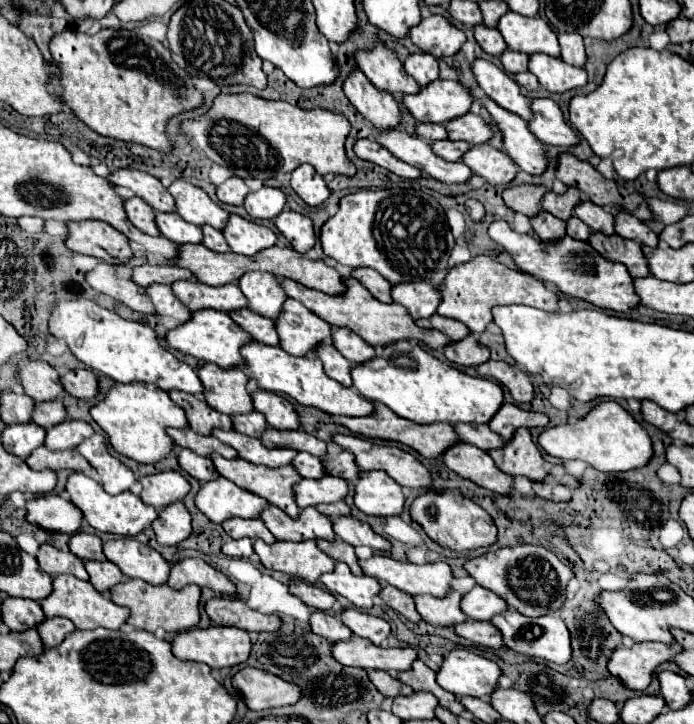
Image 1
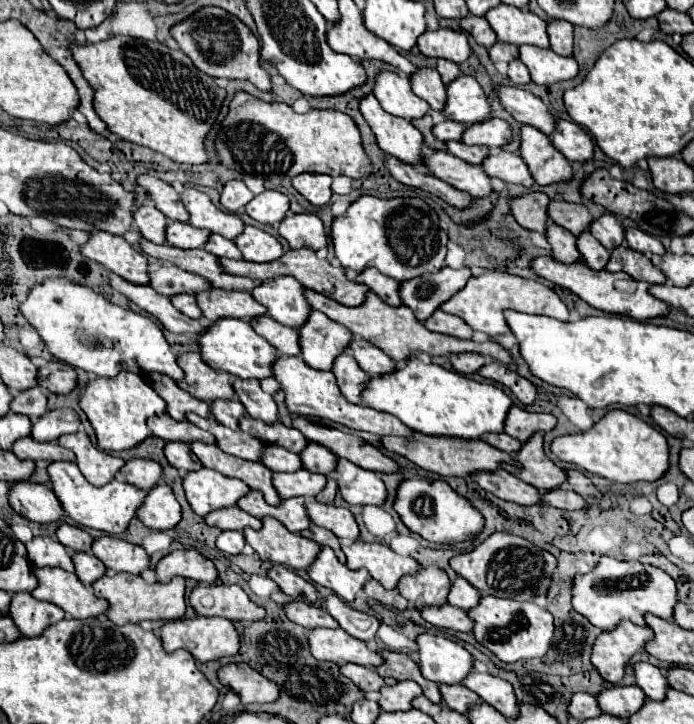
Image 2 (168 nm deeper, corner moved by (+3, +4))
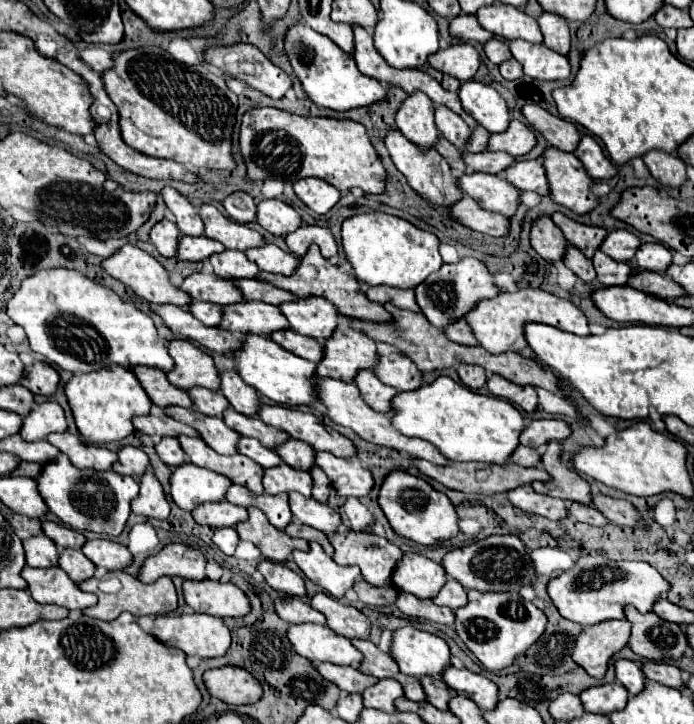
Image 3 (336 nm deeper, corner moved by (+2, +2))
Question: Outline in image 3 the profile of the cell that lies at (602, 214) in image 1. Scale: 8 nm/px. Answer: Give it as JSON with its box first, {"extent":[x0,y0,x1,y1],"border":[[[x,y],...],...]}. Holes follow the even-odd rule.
{"extent":[601,230,639,262],"border":[[[613,230],[607,234],[607,238],[601,244],[601,250],[609,254],[617,262],[633,260],[635,250],[639,248],[639,238],[629,230]]]}

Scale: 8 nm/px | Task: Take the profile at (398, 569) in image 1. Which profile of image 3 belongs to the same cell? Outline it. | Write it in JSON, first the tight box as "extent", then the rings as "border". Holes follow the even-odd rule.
{"extent":[329,532,403,586],"border":[[[337,532],[329,536],[335,548],[333,560],[343,566],[359,566],[363,578],[373,586],[385,586],[403,552],[387,538],[367,532]]]}

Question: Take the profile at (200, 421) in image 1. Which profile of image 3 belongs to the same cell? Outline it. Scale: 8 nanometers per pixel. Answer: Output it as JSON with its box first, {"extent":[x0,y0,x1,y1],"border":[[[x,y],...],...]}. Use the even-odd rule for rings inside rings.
{"extent":[133,366,193,408],"border":[[[137,366],[133,368],[133,374],[139,378],[141,386],[145,386],[145,392],[151,398],[151,402],[157,404],[159,408],[169,408],[169,406],[191,408],[193,406],[193,400],[189,398],[189,394],[185,390],[175,388],[167,380],[167,374],[163,370]]]}

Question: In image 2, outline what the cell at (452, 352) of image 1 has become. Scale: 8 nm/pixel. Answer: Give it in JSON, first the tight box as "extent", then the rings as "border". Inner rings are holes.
{"extent":[450,354,486,374],"border":[[[452,354],[450,362],[460,374],[474,374],[486,364],[486,358],[480,354]]]}

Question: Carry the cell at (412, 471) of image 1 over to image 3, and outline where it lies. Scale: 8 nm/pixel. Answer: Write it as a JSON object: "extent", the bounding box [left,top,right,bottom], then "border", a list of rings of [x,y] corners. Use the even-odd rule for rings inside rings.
{"extent":[259,404,357,458],"border":[[[275,404],[275,406],[261,406],[259,418],[269,426],[281,428],[291,438],[297,438],[297,440],[303,440],[303,442],[311,444],[317,452],[325,450],[325,452],[331,452],[339,458],[357,456],[357,448],[349,438],[341,436],[331,426],[325,426],[313,414],[283,408],[283,406]]]}

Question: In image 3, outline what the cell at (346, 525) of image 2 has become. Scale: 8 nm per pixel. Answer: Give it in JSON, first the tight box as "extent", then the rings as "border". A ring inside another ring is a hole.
{"extent":[289,494,341,536],"border":[[[289,494],[289,502],[291,502],[291,510],[293,516],[297,520],[301,520],[307,526],[313,526],[321,532],[325,532],[327,536],[333,536],[337,532],[337,528],[341,526],[341,516],[337,510],[333,510],[327,504],[317,502],[315,498],[305,498],[303,494]]]}

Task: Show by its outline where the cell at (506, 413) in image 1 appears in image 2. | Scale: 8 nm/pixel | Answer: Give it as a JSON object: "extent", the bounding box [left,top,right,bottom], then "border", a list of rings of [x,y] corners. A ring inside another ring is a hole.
{"extent":[506,406,556,444],"border":[[[512,406],[506,418],[506,434],[510,434],[512,438],[520,440],[522,444],[536,432],[548,432],[556,426],[556,418],[552,414],[532,414],[526,412],[518,406]]]}

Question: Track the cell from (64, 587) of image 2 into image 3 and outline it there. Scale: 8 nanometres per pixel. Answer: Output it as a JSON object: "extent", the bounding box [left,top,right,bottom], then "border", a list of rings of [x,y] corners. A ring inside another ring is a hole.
{"extent":[23,566,97,610],"border":[[[25,566],[23,568],[23,578],[27,580],[29,584],[29,594],[35,598],[35,602],[39,604],[57,604],[57,606],[63,606],[67,610],[85,610],[89,606],[95,606],[97,604],[97,596],[95,594],[87,594],[83,592],[61,568],[31,568],[31,566]]]}

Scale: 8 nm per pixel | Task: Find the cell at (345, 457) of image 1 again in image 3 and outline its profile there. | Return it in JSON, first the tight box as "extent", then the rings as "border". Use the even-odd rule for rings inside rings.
{"extent":[277,440,315,472],"border":[[[289,440],[281,448],[277,448],[277,452],[279,452],[279,456],[283,458],[285,464],[289,464],[297,470],[309,472],[315,464],[315,450],[311,446],[307,446],[307,442]]]}

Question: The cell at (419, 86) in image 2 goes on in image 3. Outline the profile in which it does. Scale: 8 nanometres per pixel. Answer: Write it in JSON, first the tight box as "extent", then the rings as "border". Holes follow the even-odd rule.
{"extent":[435,104,471,152],"border":[[[441,104],[435,108],[435,122],[437,122],[439,132],[463,152],[465,150],[463,144],[467,142],[467,138],[471,134],[469,126],[463,122],[463,118],[459,114],[455,114],[451,108]]]}

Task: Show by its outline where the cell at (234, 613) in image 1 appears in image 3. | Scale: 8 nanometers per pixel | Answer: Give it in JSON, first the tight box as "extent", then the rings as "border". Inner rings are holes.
{"extent":[185,580,251,618],"border":[[[185,580],[185,602],[195,612],[207,612],[219,618],[241,618],[251,612],[251,602],[235,584],[221,584],[215,580]]]}

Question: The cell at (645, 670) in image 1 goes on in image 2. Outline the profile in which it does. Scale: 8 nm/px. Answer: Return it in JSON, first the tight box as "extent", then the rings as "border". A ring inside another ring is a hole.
{"extent":[590,622,650,684],"border":[[[622,622],[618,624],[618,628],[606,630],[594,640],[590,662],[606,682],[616,684],[624,676],[626,662],[636,652],[640,652],[650,638],[650,628],[636,626],[632,622]]]}

